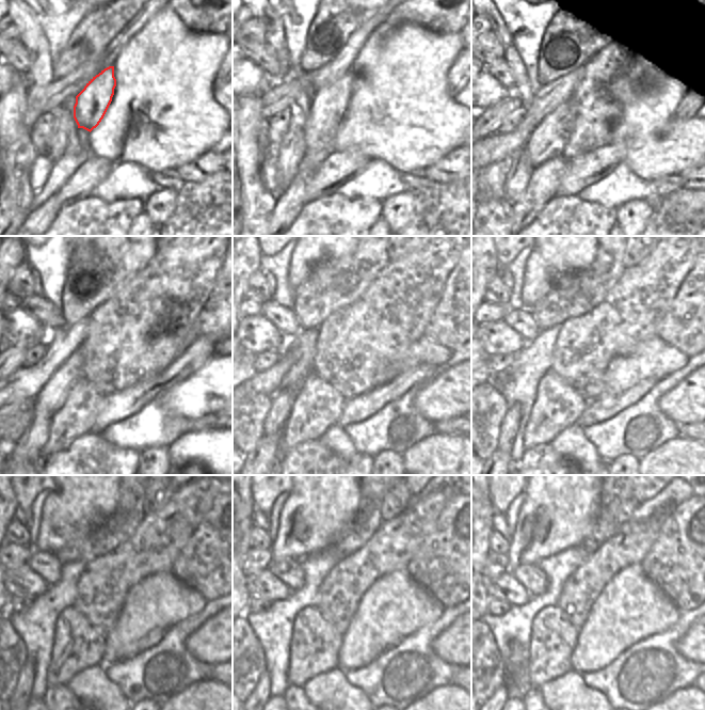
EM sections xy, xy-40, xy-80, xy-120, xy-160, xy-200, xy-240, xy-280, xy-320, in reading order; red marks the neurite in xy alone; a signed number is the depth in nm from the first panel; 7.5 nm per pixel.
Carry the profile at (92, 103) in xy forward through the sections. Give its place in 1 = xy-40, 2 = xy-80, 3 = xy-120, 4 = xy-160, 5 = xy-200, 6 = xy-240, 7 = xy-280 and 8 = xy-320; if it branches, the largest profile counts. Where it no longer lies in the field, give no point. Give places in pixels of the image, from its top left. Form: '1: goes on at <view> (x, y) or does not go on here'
1: goes on at xy-40 (330, 106)
2: goes on at xy-80 (550, 137)
3: goes on at xy-120 (53, 394)
4: goes on at xy-160 (283, 401)
5: goes on at xy-200 (509, 426)
6: goes on at xy-240 (22, 692)
7: goes on at xy-280 (261, 692)
8: goes on at xy-320 (501, 691)

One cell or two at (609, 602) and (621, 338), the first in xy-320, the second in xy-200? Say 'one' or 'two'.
two

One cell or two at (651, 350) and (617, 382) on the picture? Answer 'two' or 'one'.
one

